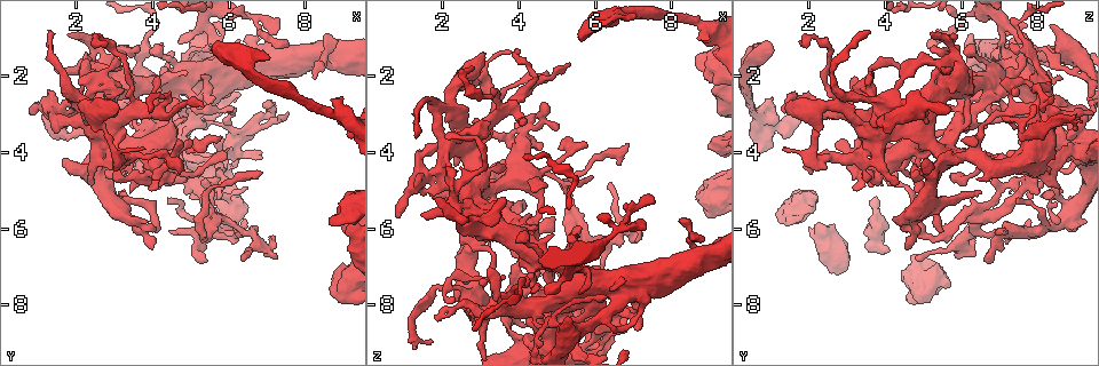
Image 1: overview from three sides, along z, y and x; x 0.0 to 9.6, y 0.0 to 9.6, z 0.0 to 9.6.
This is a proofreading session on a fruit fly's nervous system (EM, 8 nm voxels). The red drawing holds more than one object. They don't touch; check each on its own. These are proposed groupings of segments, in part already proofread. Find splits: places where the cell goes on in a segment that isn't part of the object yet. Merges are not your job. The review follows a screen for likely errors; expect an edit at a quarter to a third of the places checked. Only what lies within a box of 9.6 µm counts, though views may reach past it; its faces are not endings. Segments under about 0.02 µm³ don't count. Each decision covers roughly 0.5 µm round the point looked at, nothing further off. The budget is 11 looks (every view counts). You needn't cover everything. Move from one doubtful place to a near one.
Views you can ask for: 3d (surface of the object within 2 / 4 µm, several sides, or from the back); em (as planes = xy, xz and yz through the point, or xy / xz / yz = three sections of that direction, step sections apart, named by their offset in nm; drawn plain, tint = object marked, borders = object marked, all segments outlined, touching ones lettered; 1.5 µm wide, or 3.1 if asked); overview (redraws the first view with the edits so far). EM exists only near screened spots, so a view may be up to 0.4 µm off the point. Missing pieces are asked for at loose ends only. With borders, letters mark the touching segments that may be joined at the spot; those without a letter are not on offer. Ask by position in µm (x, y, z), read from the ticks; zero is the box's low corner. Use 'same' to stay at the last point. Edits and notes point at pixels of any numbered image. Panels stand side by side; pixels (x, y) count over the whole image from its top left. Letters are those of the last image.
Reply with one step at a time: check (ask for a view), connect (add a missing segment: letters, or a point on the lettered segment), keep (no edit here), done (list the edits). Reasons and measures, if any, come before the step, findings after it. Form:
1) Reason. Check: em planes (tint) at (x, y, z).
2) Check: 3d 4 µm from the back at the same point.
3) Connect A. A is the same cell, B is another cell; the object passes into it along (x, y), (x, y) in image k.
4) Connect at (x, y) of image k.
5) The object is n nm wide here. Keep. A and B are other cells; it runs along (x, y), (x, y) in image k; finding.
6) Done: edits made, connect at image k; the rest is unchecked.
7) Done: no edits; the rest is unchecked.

An open end. Check: em planes (borders) at (3.45, 5.10, 4.85).

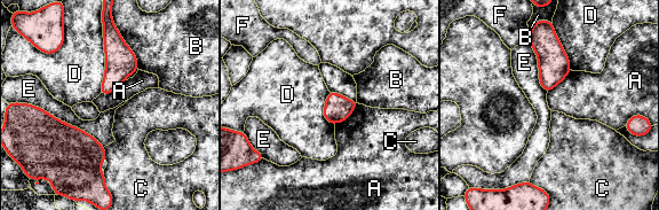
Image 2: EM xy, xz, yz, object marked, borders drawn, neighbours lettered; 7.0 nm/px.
The longest contact is with E, 600 nm. Keep. A, B, C, D, E and F are other cells; a border runs along (358, 103), (347, 118), (335, 124) in image 2; none of them fits.

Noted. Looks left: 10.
Thin end. Check: 3d 4 µm at (5.95, 3.95, 4.60).

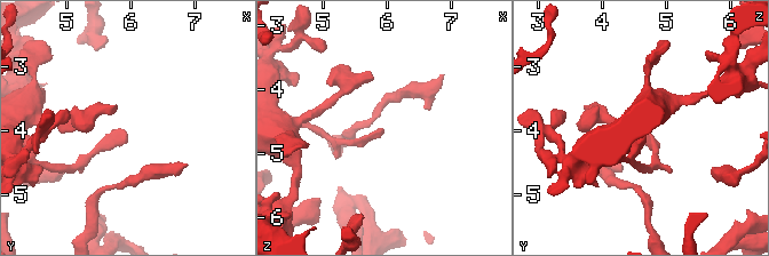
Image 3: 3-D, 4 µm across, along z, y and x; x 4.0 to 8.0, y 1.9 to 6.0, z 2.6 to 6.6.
Check: em xy step 4 (tint) at (5.90, 4.00, 4.65).

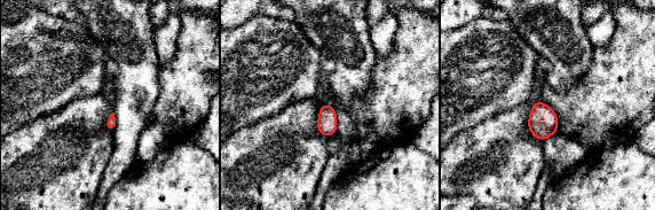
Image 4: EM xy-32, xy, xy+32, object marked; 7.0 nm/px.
Check: em planes (borders) at the same point.

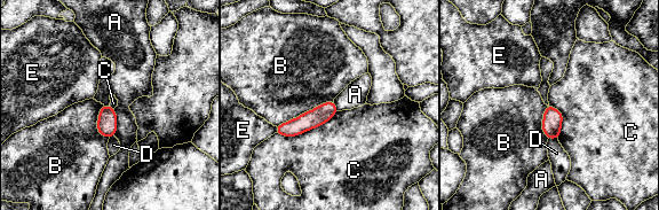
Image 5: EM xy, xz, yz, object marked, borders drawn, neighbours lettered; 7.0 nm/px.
Keep. A, B, C, D and E are other cells; no lettered segment goes on from it.

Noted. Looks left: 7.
Check: em planes (tint) at (6.40, 6.80, 4.85).

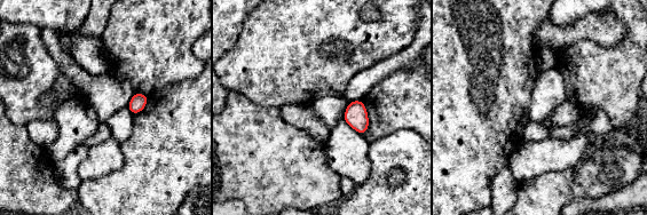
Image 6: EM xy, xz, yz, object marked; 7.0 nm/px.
Check: em planes (borders) at the same point.

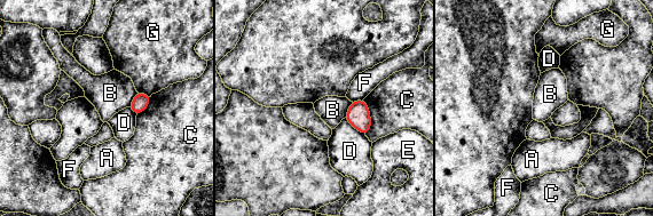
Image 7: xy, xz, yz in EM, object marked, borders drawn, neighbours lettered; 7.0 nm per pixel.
The object is 110 nm wide here. Keep. A, B, C, D, E, F and G are other cells; a border runs along (362, 100), (370, 118), (367, 134) in image 7; no lettered segment goes on from it.

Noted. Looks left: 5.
Stops while still wide. Check: em planes (borders) at (8.70, 5.95, 1.50).

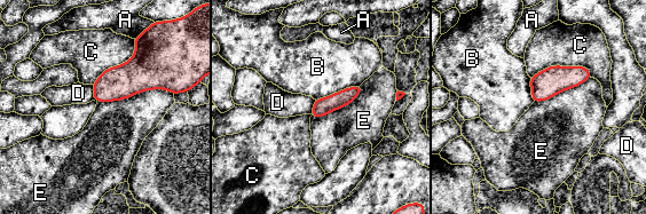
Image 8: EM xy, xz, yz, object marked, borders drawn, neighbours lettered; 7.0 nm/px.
Keep. A, B, C, D and E are other cells; a border runs along (173, 93), (147, 89), (97, 102) in image 8; no lettered segment goes on from it.

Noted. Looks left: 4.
Done: no edits; the rest is unchecked.

